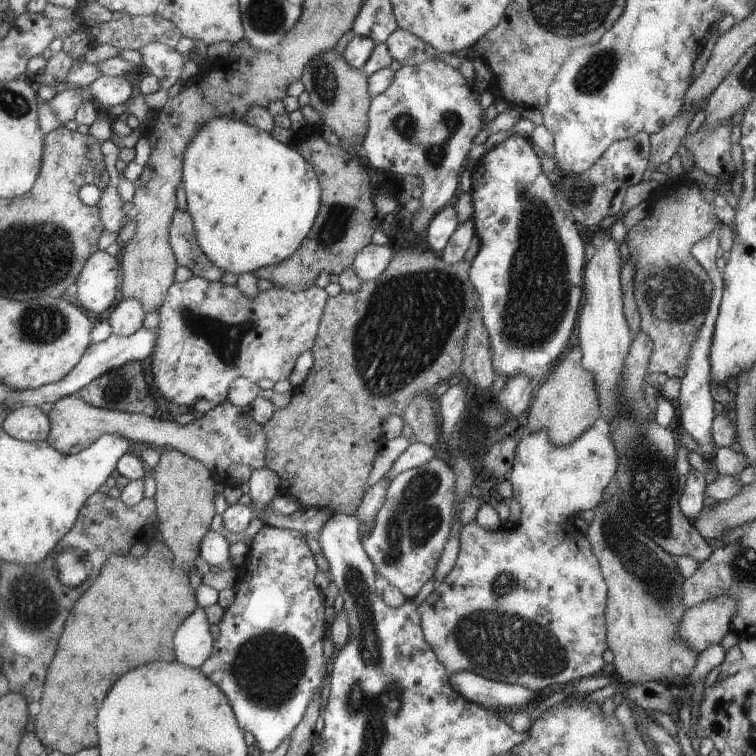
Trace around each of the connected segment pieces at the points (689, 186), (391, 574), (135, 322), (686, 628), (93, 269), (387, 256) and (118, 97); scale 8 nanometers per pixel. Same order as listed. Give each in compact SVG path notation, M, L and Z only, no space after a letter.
M669 175L666 182L659 182L647 203L647 216L627 229L625 234L629 256L635 259L634 298L640 314L640 330L649 335L652 340L648 371L655 372L655 374L661 372L667 377L681 378L686 371L688 353L698 338L698 332L704 324L707 306L711 300L711 281L705 270L693 259L689 249L714 229L716 207L703 202L696 183L677 178L677 176L672 177L672 175Z
M433 456L425 464L404 470L388 482L383 504L371 522L369 532L364 534L364 551L372 561L374 570L387 583L396 586L407 600L413 599L419 588L434 574L435 562L438 562L446 541L449 540L455 491L456 478L453 478L451 468Z
M123 299L106 315L105 320L111 326L111 334L126 337L141 328L143 315L141 303L137 299Z
M721 595L687 607L678 635L698 653L708 646L719 645L721 638L731 631L736 604L733 597Z
M106 251L94 253L84 264L84 268L78 273L76 282L69 291L69 298L79 304L85 311L91 314L103 313L115 300L115 290L119 288L119 265L113 256Z
M368 244L357 254L352 267L361 281L377 278L388 267L394 255L395 245Z
M101 75L88 84L87 90L93 100L100 104L101 109L106 110L130 98L131 82L130 78Z

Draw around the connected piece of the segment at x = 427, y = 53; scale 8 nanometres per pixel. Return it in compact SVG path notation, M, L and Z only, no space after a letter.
M396 27L384 43L391 58L401 65L416 65L433 59L438 54L434 48L399 27Z

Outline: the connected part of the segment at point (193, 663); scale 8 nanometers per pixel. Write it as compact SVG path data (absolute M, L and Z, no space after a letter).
M198 606L176 632L173 638L174 660L191 668L199 668L209 658L214 641L203 607Z

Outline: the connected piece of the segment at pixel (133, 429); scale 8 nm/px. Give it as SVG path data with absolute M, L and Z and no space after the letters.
M67 395L57 399L53 403L53 408L48 412L49 420L52 421L52 428L49 431L49 436L45 440L47 444L52 445L57 452L65 453L68 455L75 455L79 451L83 451L90 444L96 442L101 435L118 434L125 437L130 444L132 442L143 442L147 446L154 448L165 448L169 446L170 449L177 449L179 452L185 453L185 456L191 457L195 460L201 461L203 464L208 464L208 467L213 470L221 471L221 480L227 486L239 486L243 482L248 482L253 472L263 469L266 466L265 458L267 451L267 438L264 435L263 426L257 424L252 419L249 406L236 407L228 400L223 403L216 404L212 409L203 413L199 418L195 418L191 422L181 425L173 421L164 421L147 416L141 413L126 413L114 410L105 410L102 408L94 407L81 397L74 397Z

